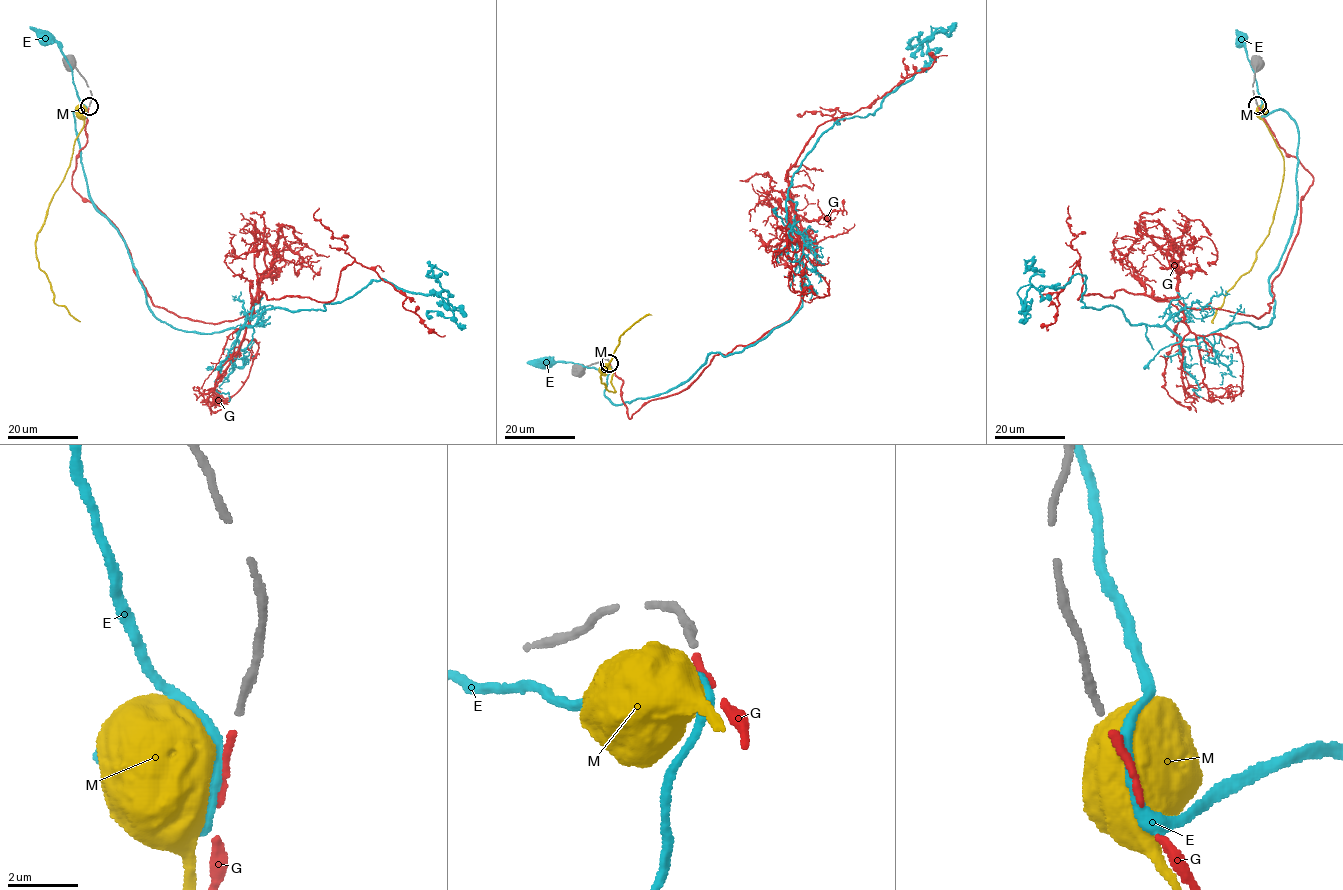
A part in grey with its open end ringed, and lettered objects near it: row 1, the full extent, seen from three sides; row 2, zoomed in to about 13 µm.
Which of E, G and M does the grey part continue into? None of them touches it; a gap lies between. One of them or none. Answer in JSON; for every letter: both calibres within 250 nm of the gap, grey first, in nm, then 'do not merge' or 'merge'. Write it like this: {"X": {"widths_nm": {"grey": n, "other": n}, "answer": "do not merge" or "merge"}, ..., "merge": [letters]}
{"E": {"widths_nm": {"grey": 200, "other": 280}, "answer": "do not merge"}, "G": {"widths_nm": {"grey": 200, "other": 240}, "answer": "merge"}, "M": {"widths_nm": {"grey": 200, "other": 950}, "answer": "do not merge"}, "merge": ["G"]}

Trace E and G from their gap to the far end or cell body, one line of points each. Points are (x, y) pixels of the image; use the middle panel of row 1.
E: (608, 366), (599, 370), (564, 362), (545, 365)
G: (609, 364), (631, 418), (686, 388), (714, 356), (783, 324), (804, 275), (786, 173), (818, 126), (947, 55)

